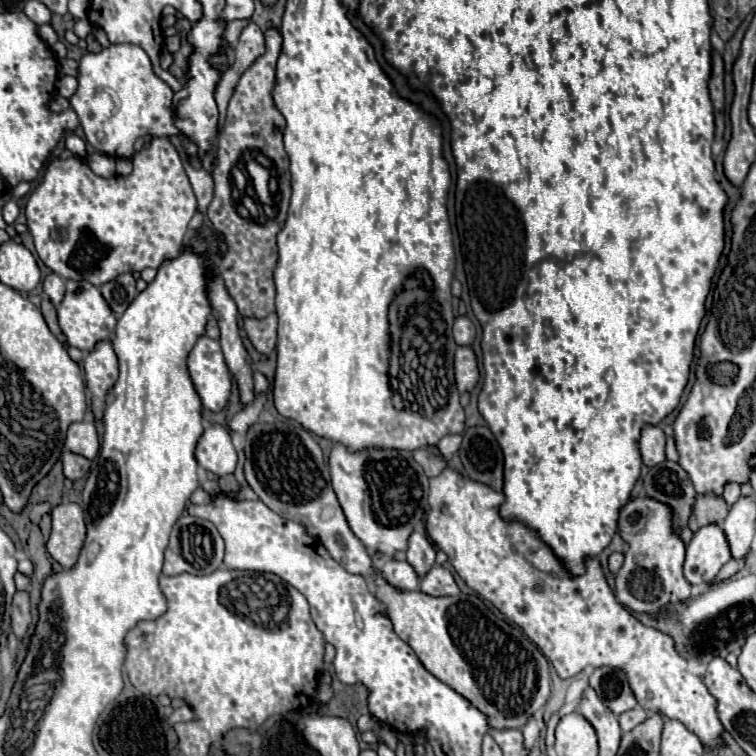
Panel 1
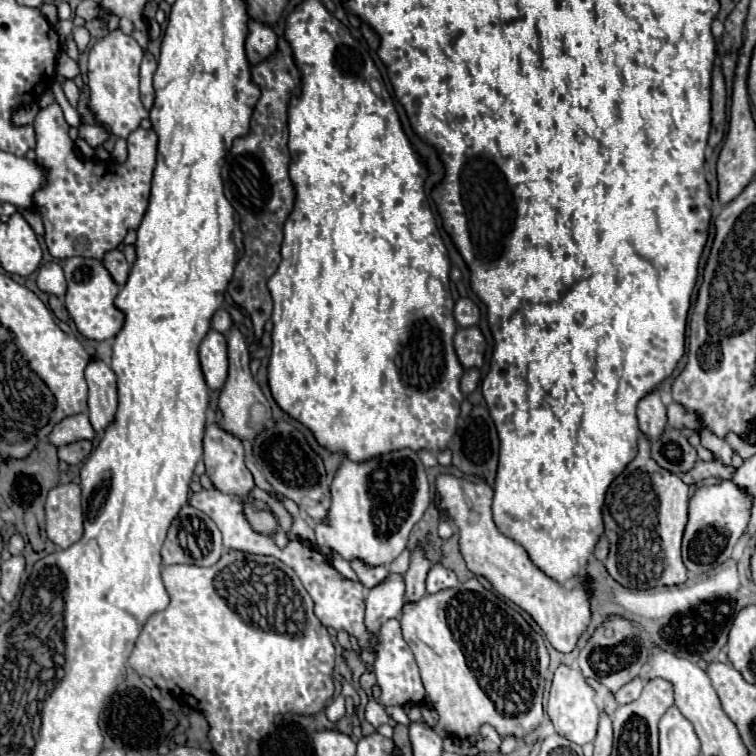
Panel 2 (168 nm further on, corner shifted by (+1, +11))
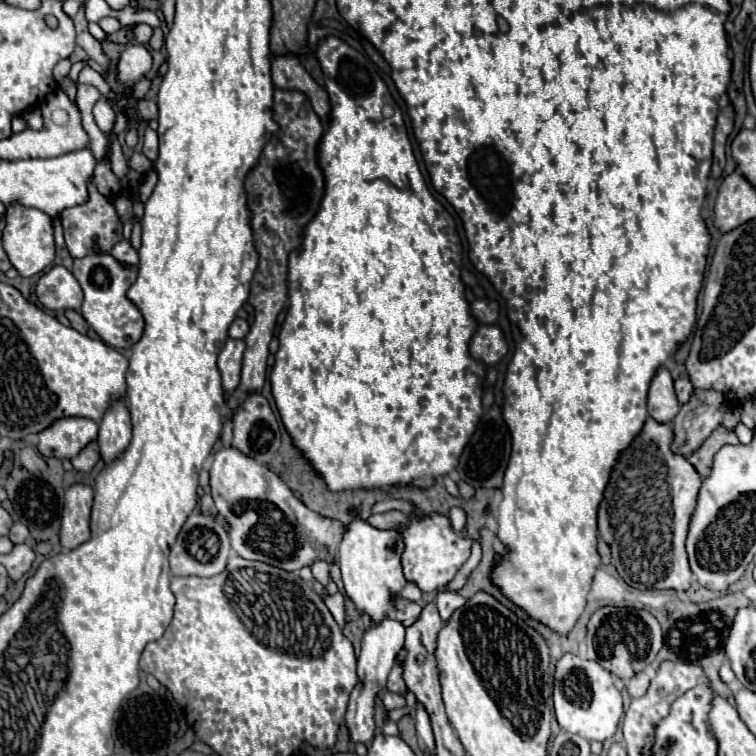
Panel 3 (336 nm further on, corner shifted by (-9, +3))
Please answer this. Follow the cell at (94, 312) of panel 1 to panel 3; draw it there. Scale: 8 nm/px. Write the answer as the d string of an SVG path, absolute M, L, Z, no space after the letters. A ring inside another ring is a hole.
M87 255L83 259L75 259L71 271L85 293L81 315L93 327L93 331L115 349L127 349L135 341L139 341L145 321L139 309L127 299L127 289L133 285L137 269L119 265L111 255Z

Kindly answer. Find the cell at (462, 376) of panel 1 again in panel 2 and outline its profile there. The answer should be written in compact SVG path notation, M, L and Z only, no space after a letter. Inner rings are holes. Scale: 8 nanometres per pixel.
M459 327L455 333L455 351L465 369L481 367L485 355L485 337L479 327Z

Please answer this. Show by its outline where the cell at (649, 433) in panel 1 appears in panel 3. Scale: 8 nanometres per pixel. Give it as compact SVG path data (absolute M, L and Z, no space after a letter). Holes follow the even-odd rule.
M661 367L649 387L649 401L647 401L649 417L657 423L671 423L679 413L679 401L673 391L673 379L665 367Z

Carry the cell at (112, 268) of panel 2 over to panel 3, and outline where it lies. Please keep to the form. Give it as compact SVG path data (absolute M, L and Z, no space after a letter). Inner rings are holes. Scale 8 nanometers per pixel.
M121 241L119 245L115 245L115 249L111 249L111 255L113 255L119 263L129 265L129 267L137 267L137 263L139 263L137 251L131 247L129 241Z

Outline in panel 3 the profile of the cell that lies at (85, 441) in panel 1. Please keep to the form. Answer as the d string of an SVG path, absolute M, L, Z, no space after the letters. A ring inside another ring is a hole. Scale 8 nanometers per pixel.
M67 417L55 421L51 429L39 433L39 451L45 457L73 459L87 443L97 439L97 423L85 417Z

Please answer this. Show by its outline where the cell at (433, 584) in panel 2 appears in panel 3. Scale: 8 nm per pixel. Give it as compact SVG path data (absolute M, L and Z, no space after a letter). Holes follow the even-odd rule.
M449 589L437 591L437 597L435 597L435 605L437 605L439 615L441 615L443 621L447 621L447 617L451 617L451 613L453 613L457 607L465 605L465 601L467 601L467 599L465 599L463 595L459 595L457 591L449 591Z

